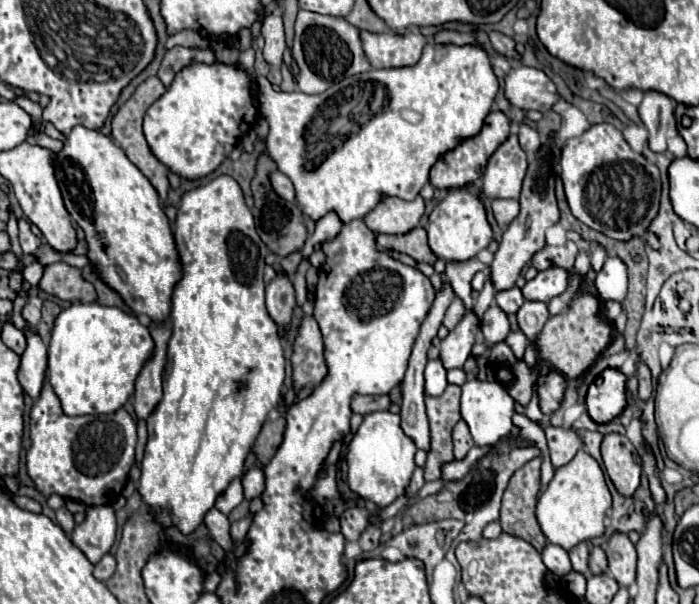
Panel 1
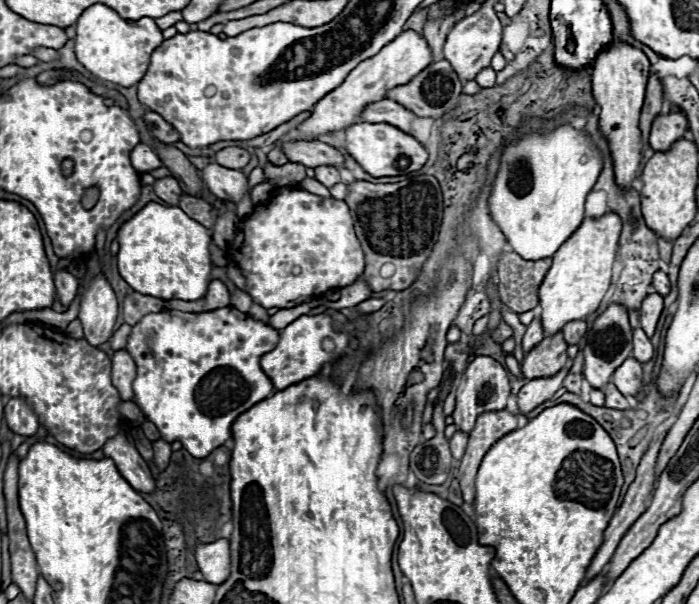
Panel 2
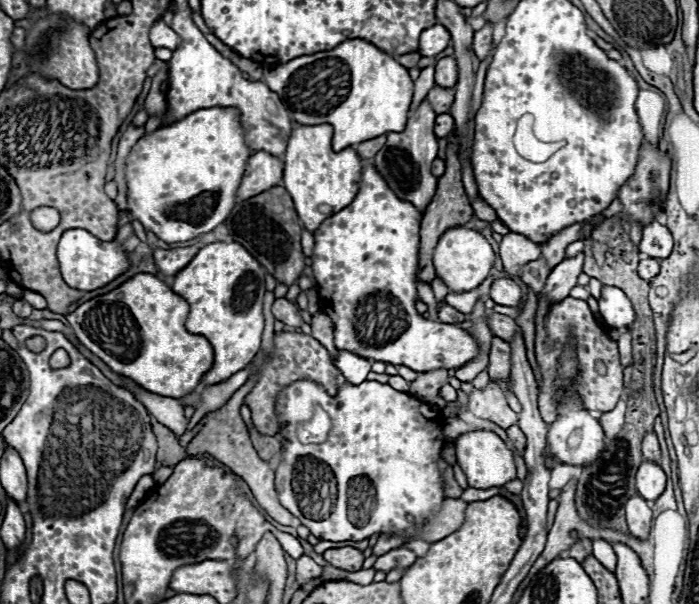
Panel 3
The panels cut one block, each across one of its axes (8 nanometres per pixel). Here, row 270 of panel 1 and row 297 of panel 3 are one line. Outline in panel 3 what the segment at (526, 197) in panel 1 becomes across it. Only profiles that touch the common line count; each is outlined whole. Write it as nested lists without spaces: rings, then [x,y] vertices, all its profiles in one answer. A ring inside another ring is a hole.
[[[496,278],[490,286],[490,298],[500,306],[520,306],[522,290],[510,278]]]

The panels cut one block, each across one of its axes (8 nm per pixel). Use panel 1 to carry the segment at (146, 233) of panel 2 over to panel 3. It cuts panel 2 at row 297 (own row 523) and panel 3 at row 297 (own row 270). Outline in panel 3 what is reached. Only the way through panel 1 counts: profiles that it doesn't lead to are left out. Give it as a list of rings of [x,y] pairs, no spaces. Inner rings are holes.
[[[214,242],[198,250],[194,260],[176,274],[172,290],[190,304],[186,328],[210,340],[214,348],[214,366],[202,378],[202,386],[228,380],[246,368],[260,350],[264,316],[264,270],[254,256],[238,242]]]

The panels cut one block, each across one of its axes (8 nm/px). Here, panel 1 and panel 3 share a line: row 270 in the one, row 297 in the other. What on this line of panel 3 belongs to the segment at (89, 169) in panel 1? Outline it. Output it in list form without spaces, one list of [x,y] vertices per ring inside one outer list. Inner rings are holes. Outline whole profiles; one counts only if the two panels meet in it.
[[[136,274],[116,290],[102,294],[98,298],[92,298],[84,304],[80,304],[72,314],[68,314],[68,324],[78,336],[78,340],[100,360],[104,360],[114,372],[132,378],[136,384],[146,388],[148,392],[182,398],[186,394],[192,394],[204,374],[214,364],[214,350],[210,342],[204,336],[190,334],[184,328],[188,316],[188,302],[174,294],[172,288],[168,288],[160,278],[152,274]]]

